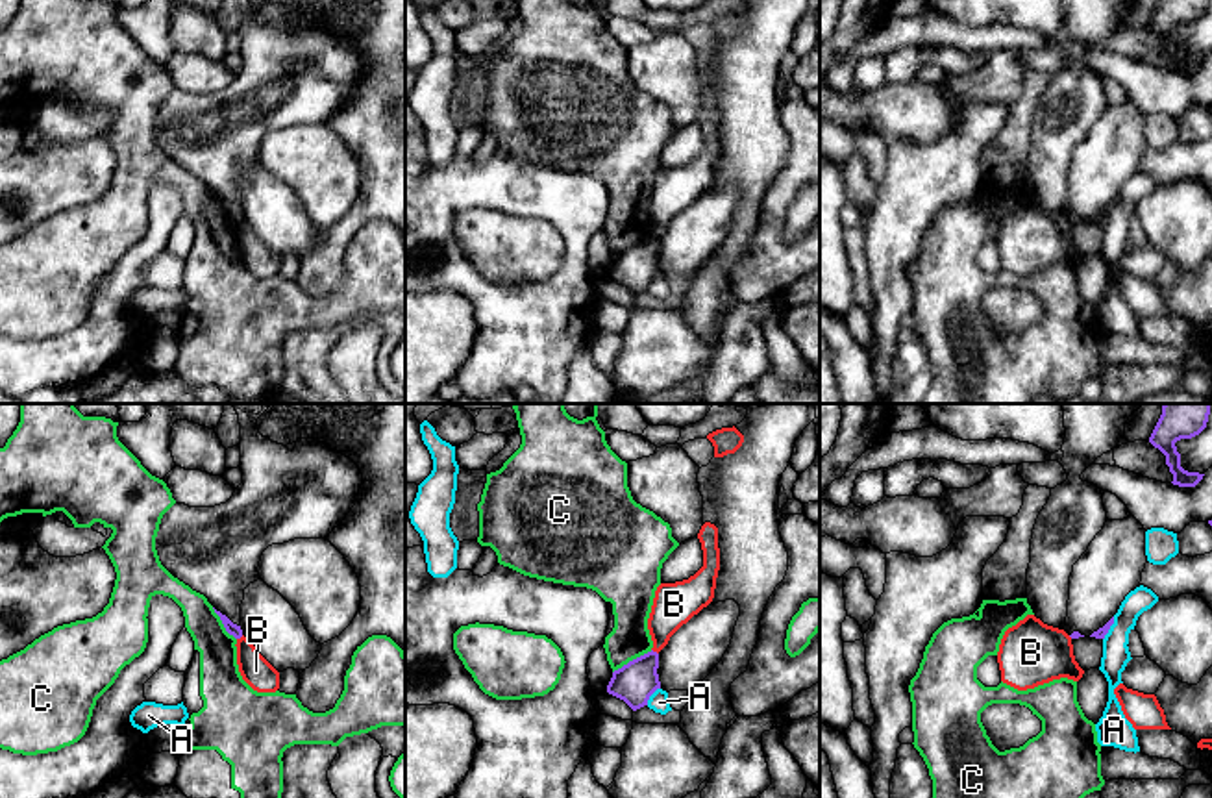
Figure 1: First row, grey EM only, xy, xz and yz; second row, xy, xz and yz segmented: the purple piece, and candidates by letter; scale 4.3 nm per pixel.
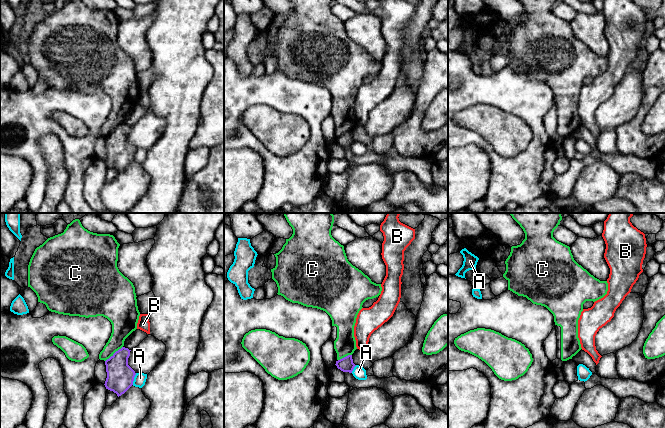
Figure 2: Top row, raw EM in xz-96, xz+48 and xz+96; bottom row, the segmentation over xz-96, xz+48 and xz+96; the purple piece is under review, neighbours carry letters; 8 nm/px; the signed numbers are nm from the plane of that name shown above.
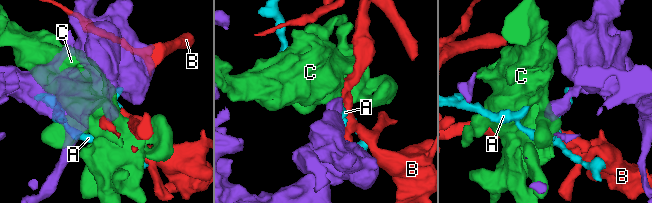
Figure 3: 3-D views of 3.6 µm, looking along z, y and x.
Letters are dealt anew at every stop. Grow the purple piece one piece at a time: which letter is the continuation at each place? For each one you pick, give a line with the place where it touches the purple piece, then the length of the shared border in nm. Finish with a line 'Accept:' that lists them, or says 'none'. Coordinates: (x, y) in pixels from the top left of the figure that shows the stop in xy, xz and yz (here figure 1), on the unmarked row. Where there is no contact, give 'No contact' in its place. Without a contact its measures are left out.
Accept: none

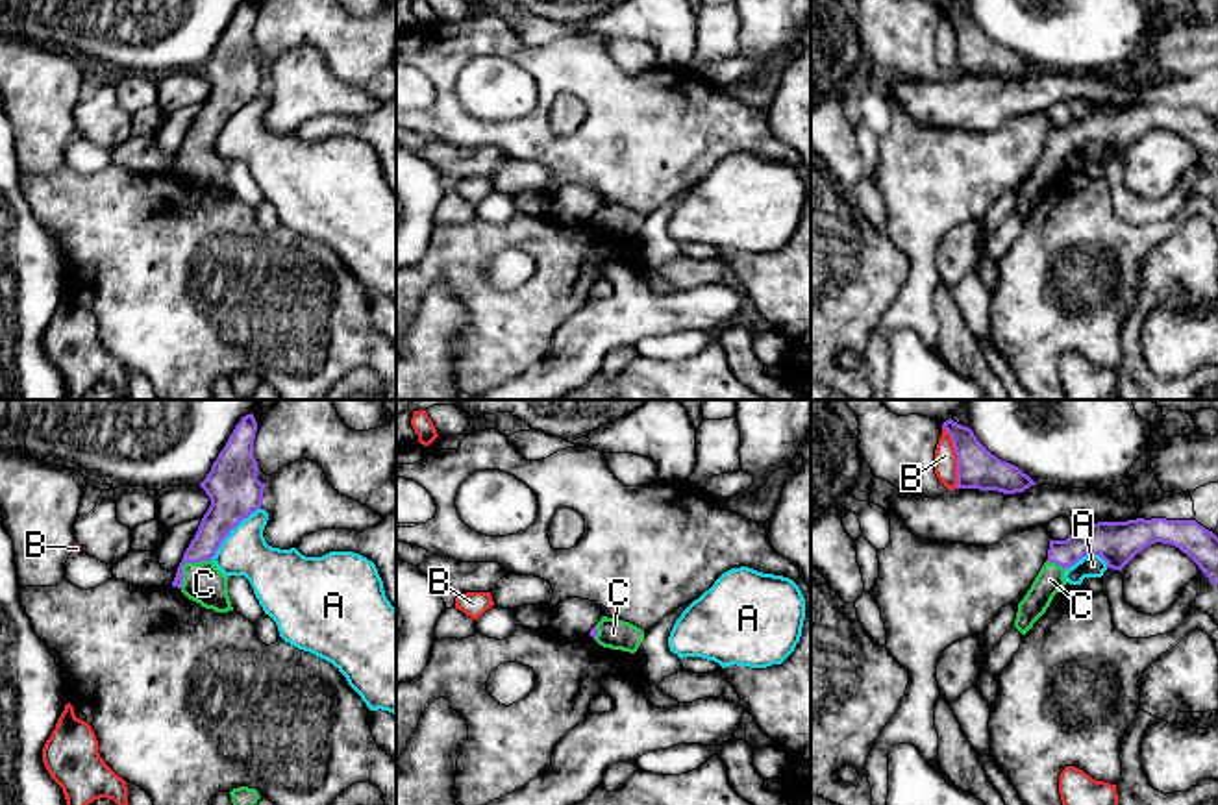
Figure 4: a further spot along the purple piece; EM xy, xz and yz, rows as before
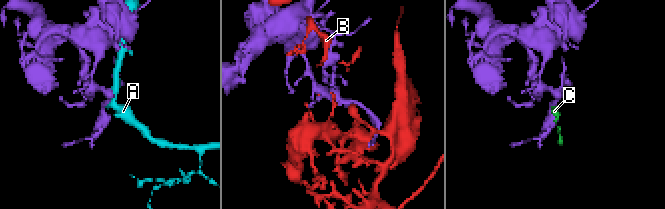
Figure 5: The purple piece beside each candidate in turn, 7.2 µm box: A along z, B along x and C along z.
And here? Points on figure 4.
C: Touches purple at xy (186, 147). Shared border 190 nm
Accept: C

